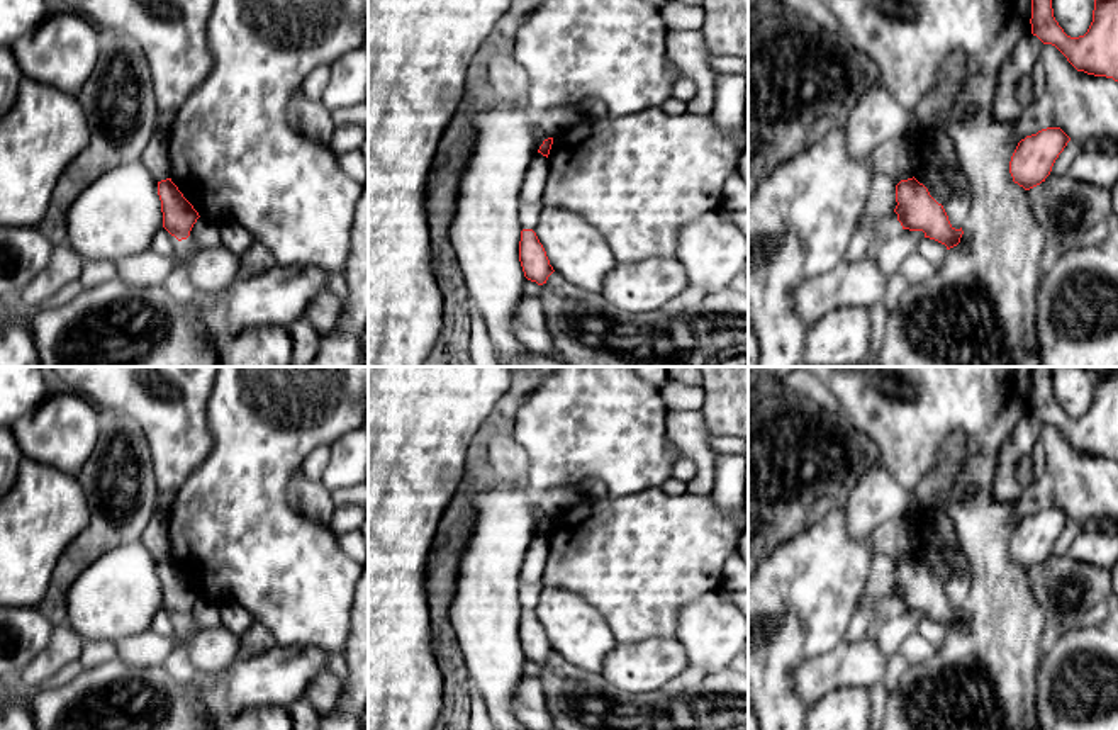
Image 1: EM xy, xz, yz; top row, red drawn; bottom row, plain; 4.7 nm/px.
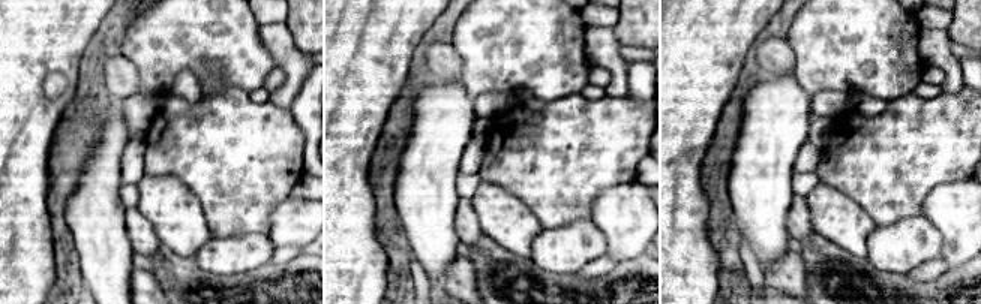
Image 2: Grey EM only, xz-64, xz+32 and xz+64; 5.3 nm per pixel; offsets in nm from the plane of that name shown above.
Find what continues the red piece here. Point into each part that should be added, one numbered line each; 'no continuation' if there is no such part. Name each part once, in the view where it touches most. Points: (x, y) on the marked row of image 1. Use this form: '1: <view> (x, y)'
no continuation

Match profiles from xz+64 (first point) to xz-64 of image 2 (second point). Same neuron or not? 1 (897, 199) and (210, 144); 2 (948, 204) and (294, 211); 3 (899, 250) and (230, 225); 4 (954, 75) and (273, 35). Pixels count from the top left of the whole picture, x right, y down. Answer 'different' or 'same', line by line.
1: same
2: same
3: different
4: same

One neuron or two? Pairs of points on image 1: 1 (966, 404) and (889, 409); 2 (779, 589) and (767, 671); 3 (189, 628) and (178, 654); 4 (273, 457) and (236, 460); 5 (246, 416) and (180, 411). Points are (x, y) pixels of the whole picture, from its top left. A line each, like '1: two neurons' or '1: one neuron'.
1: one neuron
2: one neuron
3: one neuron
4: one neuron
5: two neurons

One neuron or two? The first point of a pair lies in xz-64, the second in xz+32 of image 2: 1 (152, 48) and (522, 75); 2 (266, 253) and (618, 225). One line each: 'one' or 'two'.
1: one
2: two

